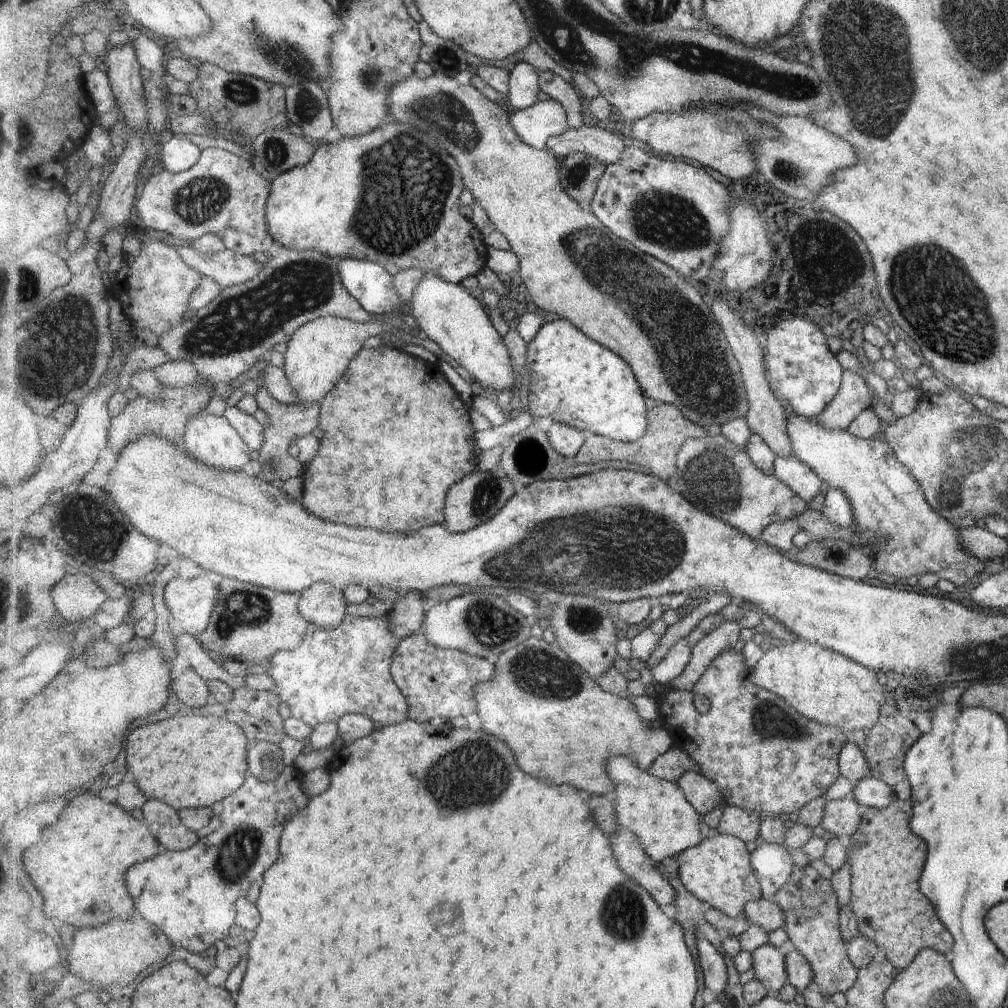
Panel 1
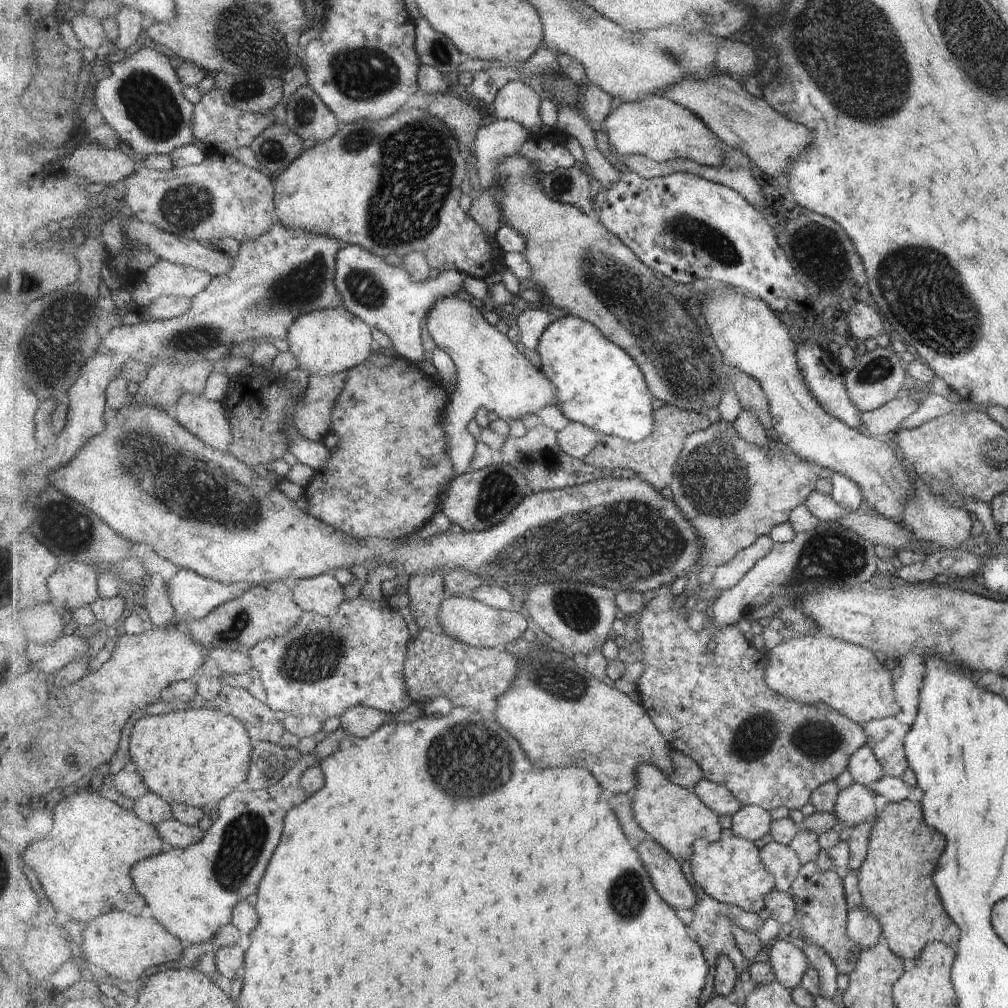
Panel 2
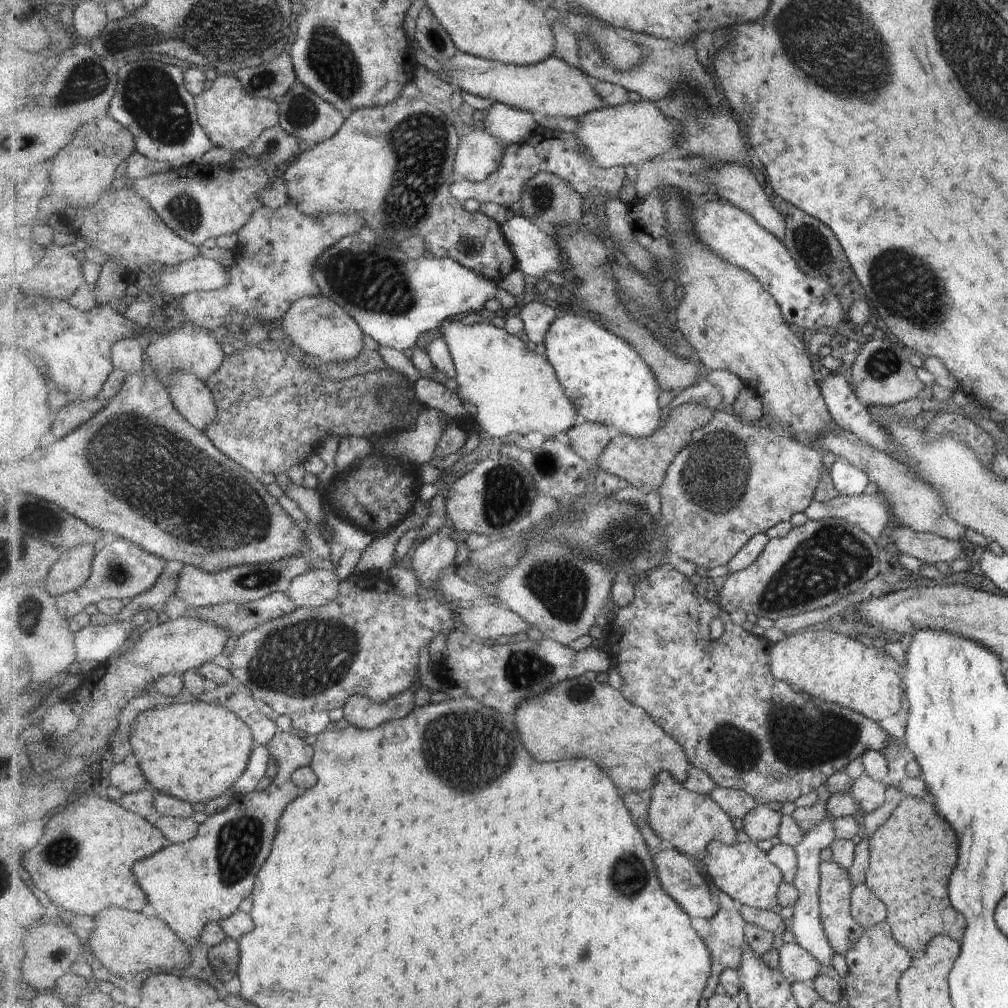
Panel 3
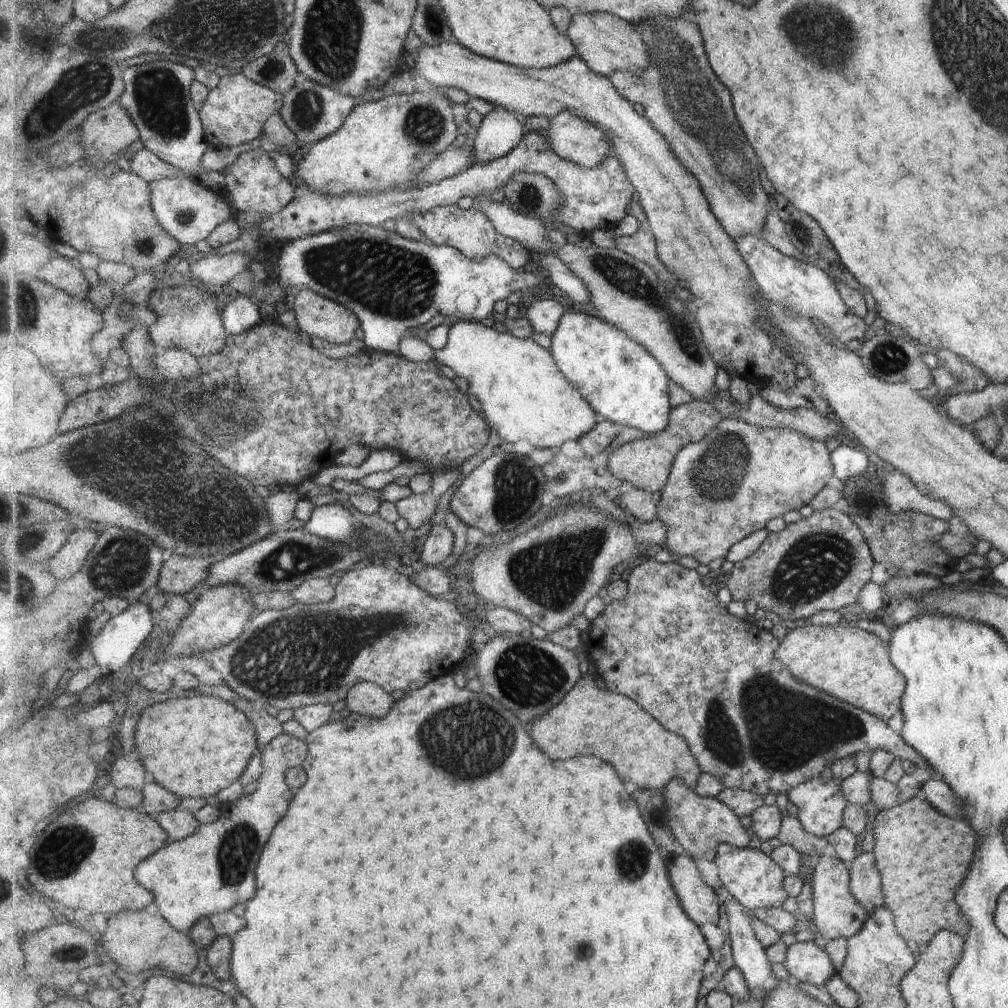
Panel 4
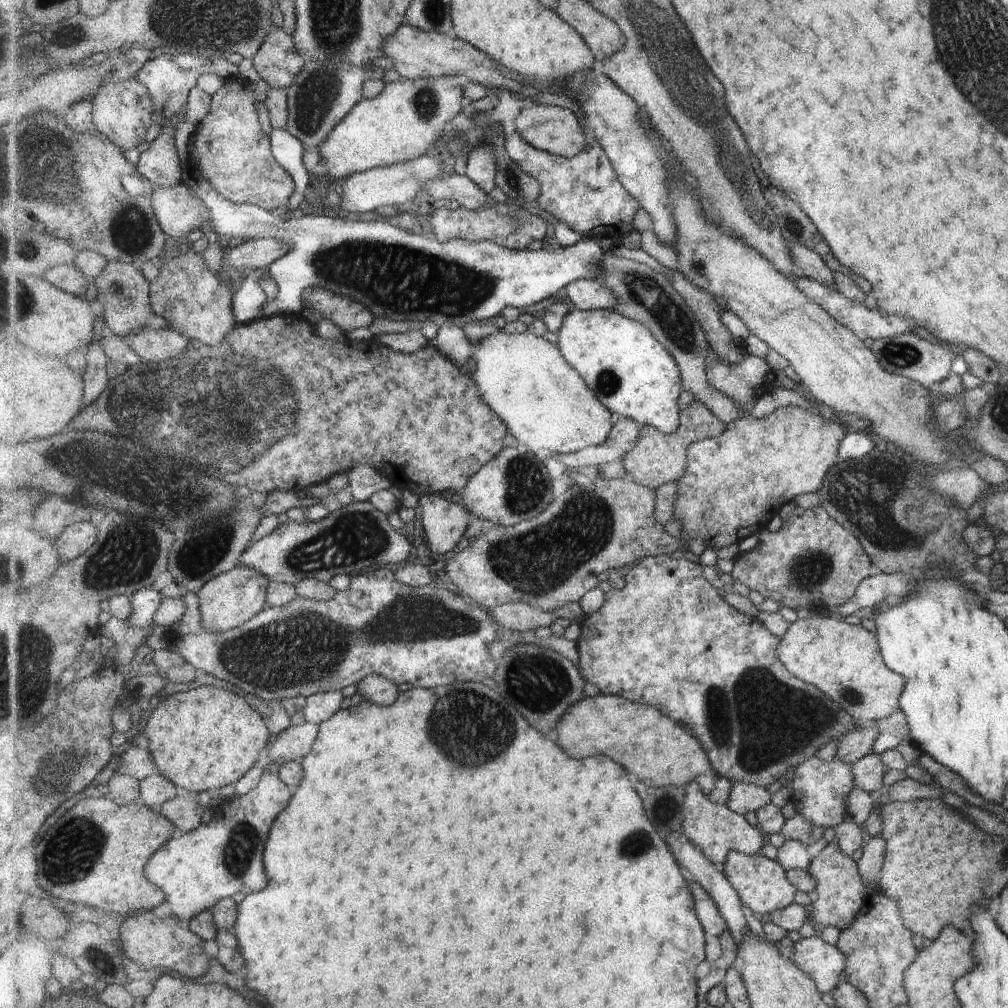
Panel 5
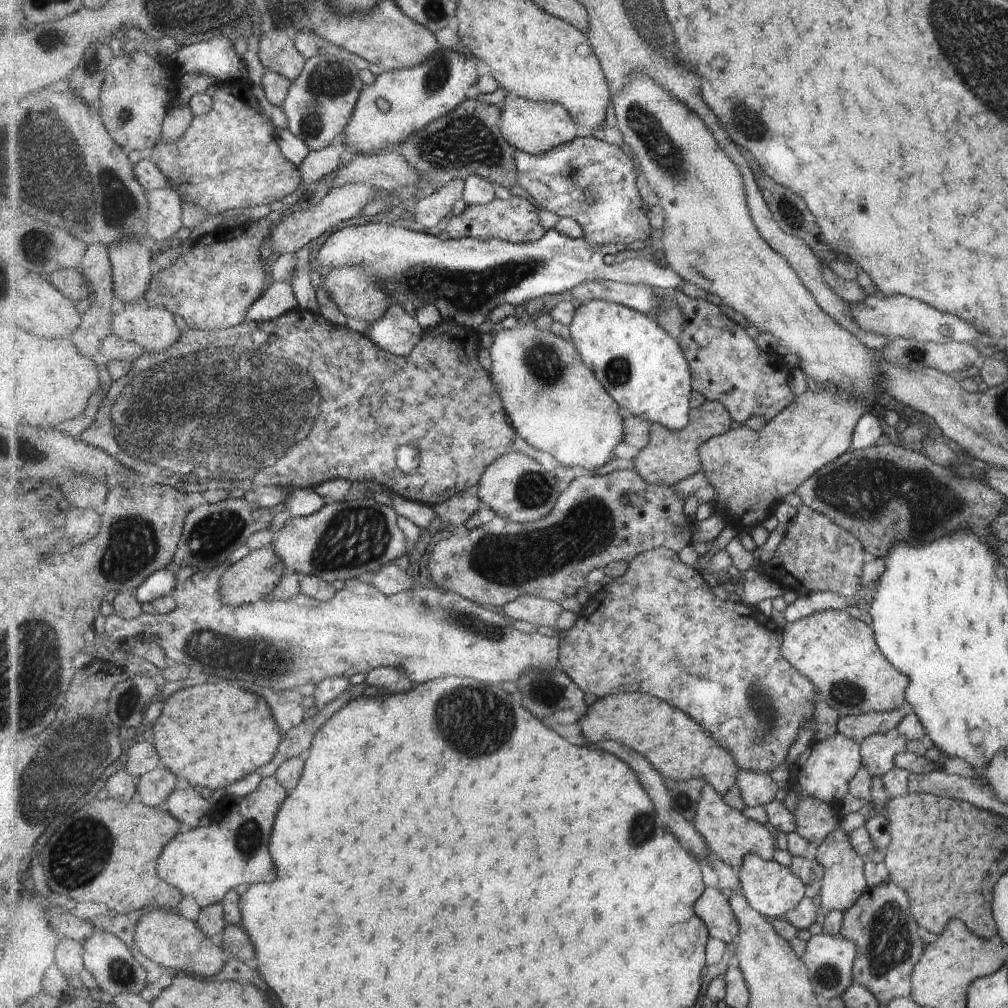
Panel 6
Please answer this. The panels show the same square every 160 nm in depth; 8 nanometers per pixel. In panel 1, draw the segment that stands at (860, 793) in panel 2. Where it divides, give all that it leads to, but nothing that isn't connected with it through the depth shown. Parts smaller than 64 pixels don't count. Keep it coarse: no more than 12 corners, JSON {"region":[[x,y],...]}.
{"region":[[851,797],[825,801],[818,831],[852,835],[861,806]]}

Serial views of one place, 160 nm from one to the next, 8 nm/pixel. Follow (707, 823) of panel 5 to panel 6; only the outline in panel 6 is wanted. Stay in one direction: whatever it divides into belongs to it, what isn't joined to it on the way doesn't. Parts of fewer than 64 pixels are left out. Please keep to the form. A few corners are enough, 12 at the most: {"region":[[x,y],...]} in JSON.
{"region":[[709,783],[691,824],[735,869],[773,860],[766,824],[728,805]]}

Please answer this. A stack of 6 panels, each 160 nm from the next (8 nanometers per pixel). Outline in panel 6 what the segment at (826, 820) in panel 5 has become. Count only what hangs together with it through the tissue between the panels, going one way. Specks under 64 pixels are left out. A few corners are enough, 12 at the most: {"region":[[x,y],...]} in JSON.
{"region":[[839,733],[811,739],[796,786],[827,804],[848,794],[858,744]]}

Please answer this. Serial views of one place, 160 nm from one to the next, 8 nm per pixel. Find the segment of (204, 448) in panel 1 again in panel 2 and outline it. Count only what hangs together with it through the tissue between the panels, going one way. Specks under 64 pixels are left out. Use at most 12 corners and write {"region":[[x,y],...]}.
{"region":[[186,393],[174,416],[207,446],[230,452],[223,403]]}

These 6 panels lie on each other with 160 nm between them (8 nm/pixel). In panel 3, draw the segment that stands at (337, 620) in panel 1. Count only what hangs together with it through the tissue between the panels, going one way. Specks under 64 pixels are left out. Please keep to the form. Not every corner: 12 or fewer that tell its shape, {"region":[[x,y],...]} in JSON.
{"region":[[317,569],[294,578],[288,595],[298,607],[337,599],[335,570]]}

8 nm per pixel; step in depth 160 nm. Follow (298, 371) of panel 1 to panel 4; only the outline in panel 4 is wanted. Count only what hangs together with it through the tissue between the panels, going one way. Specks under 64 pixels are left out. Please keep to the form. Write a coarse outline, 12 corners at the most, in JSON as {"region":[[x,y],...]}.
{"region":[[311,289],[296,291],[299,330],[336,345],[360,320]]}

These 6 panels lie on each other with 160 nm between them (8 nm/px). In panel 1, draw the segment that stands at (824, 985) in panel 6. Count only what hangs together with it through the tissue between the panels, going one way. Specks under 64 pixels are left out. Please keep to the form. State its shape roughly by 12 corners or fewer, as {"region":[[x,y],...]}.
{"region":[[765,943],[753,950],[754,976],[771,994],[789,984],[786,956]]}

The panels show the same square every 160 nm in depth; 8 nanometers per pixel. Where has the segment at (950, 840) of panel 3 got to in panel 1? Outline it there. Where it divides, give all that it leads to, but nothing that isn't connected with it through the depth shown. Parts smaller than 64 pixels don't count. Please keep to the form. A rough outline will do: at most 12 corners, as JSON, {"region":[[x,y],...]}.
{"region":[[911,801],[864,808],[845,848],[858,934],[899,970],[953,939],[917,878]]}

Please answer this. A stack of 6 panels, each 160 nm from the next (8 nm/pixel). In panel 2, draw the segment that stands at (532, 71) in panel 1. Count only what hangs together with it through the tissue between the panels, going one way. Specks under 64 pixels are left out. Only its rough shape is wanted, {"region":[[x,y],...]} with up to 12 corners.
{"region":[[515,76],[498,92],[497,119],[539,136],[544,91]]}

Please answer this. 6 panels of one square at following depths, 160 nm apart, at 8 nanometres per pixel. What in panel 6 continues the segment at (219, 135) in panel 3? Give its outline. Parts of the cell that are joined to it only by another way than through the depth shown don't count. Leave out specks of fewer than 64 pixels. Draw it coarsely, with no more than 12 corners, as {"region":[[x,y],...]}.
{"region":[[248,83],[217,84],[147,154],[208,217],[279,203],[302,172]]}

